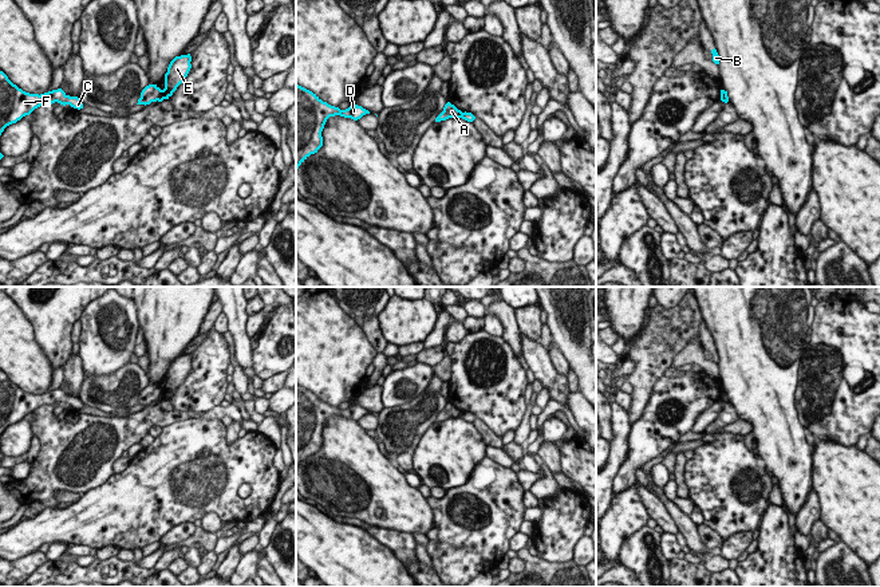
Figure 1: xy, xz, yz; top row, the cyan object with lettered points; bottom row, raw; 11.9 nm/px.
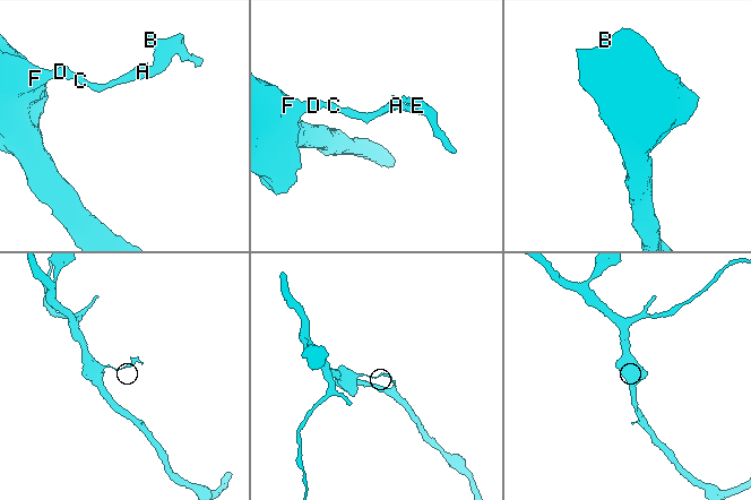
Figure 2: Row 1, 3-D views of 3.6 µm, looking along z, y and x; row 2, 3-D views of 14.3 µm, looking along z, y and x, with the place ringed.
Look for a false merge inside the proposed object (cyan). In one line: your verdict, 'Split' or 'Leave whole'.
Split.

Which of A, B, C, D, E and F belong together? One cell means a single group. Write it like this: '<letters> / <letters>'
A C D F / B E

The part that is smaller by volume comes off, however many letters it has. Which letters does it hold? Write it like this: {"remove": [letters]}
{"remove": ["B", "E"]}

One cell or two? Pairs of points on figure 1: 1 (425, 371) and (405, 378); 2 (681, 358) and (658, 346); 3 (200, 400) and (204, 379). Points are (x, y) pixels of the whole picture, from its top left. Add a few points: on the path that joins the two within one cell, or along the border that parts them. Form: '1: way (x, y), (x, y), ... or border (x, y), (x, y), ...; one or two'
1: way (419, 374), (410, 378); one
2: border (689, 342), (670, 365); two
3: way (200, 394), (204, 385); one

